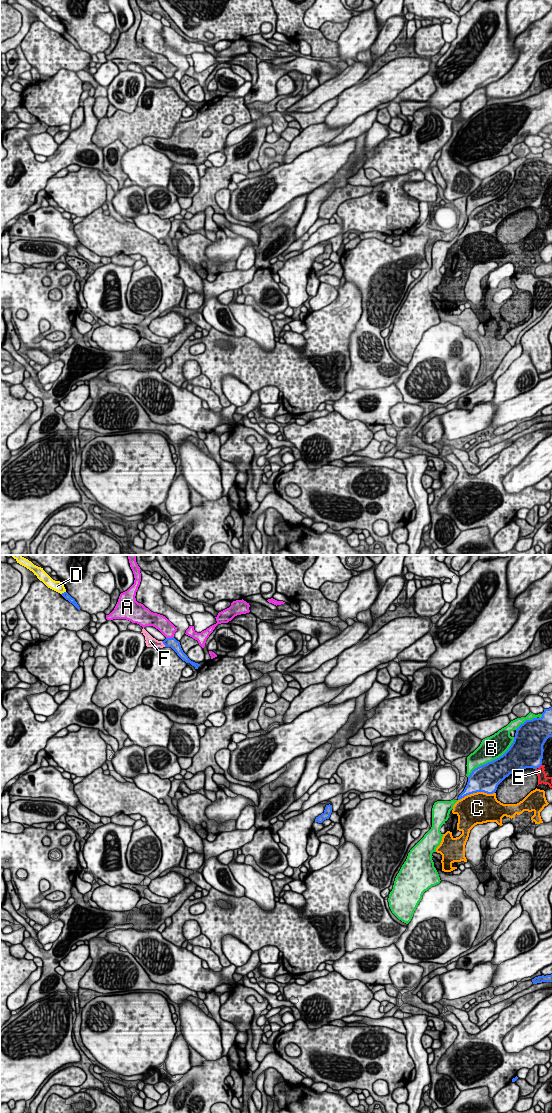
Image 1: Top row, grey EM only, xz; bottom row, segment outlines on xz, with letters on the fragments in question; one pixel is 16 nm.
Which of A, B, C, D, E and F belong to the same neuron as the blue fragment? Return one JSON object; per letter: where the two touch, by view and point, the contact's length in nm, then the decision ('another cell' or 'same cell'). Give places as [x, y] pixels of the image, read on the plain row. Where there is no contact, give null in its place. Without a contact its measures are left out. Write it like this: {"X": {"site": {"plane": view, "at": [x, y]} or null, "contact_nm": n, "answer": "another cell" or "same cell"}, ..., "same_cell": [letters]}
{"A": {"site": {"plane": "xz", "at": [169, 78]}, "contact_nm": 130, "answer": "another cell"}, "B": {"site": {"plane": "xz", "at": [493, 200]}, "contact_nm": 1000, "answer": "another cell"}, "C": {"site": {"plane": "xz", "at": [476, 232]}, "contact_nm": 600, "answer": "another cell"}, "D": {"site": {"plane": "xz", "at": [64, 32]}, "contact_nm": 100, "answer": "another cell"}, "E": {"site": {"plane": "xz", "at": [540, 205]}, "contact_nm": 100, "answer": "another cell"}, "F": {"site": {"plane": "xz", "at": [163, 83]}, "contact_nm": 120, "answer": "same cell"}, "same_cell": ["F"]}

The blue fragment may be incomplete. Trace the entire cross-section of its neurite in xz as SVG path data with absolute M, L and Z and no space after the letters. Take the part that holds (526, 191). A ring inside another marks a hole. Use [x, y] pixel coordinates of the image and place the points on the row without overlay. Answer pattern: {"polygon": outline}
{"polygon": "M552 147L544 149L541 158L521 164L516 169L513 183L502 196L475 208L458 240L477 232L493 234L510 214L521 209L539 208L542 205L543 185L549 177L552 177Z"}

